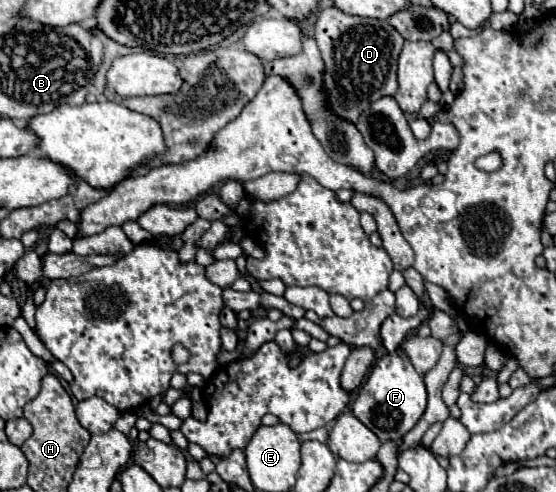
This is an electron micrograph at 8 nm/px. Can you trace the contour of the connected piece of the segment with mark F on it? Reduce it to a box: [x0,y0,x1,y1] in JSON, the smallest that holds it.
[352,354,426,442]

